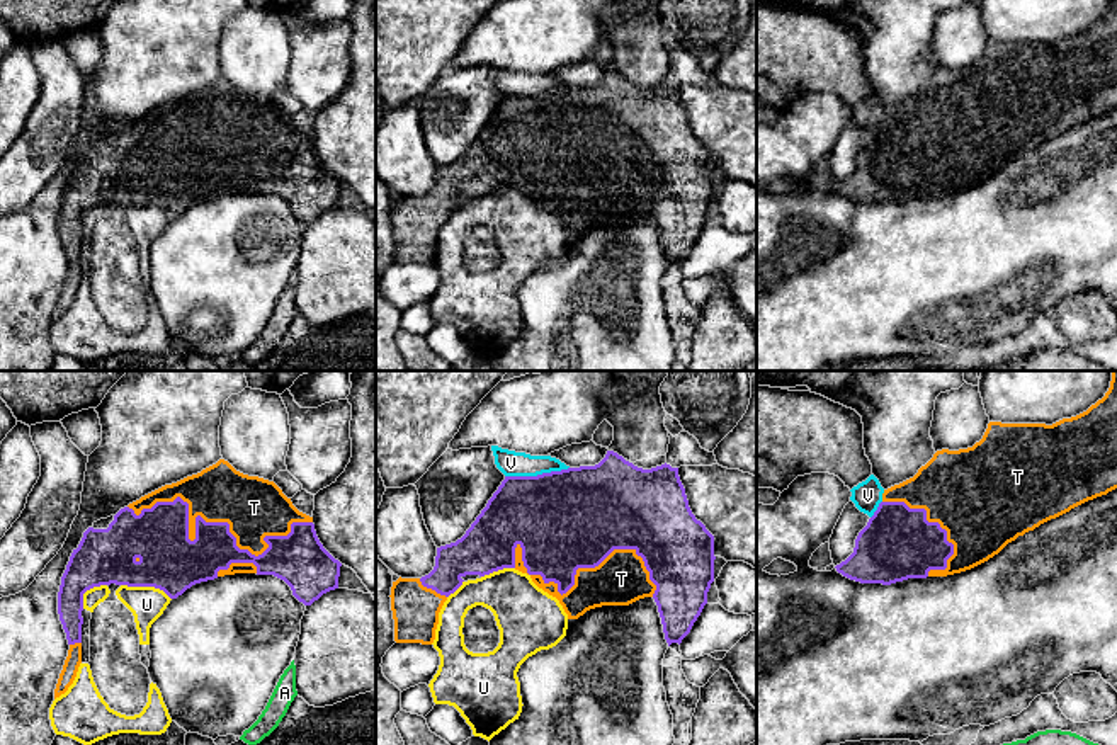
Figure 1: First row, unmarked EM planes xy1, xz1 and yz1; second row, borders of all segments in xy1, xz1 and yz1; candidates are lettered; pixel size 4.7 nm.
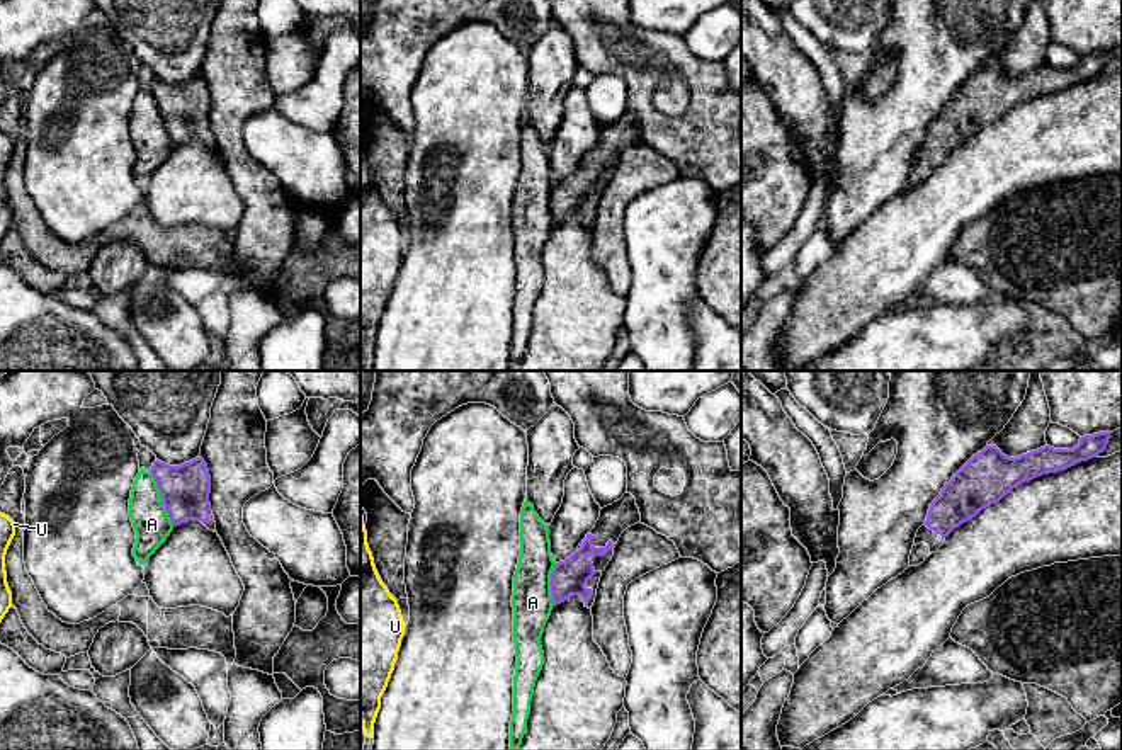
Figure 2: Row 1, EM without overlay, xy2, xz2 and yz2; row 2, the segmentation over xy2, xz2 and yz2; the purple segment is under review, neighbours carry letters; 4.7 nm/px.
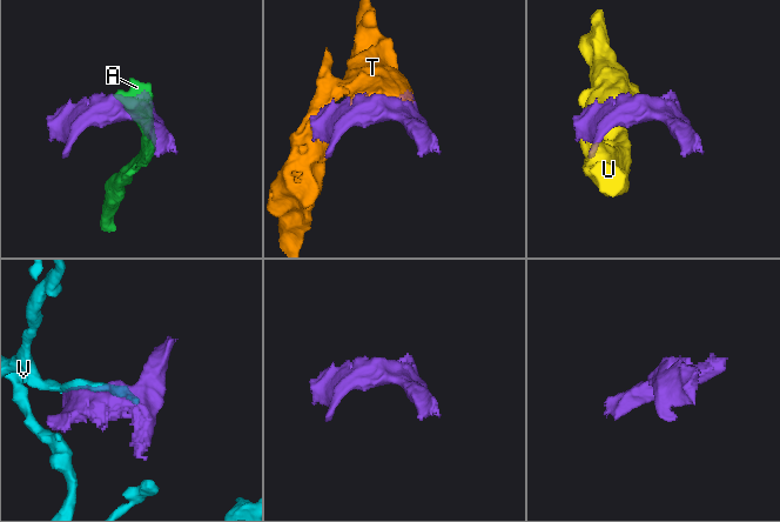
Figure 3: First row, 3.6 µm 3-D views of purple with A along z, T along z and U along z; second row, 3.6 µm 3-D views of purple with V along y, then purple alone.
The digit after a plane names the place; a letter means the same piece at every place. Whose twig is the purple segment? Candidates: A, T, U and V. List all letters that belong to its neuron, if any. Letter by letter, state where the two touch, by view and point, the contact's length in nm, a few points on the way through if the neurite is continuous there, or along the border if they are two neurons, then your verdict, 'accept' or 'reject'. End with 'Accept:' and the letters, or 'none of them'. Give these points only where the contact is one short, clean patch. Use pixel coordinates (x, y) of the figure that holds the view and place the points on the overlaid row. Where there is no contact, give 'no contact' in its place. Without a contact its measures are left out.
A: xy2 (160, 495) | 280 nm | reject
T: xy1 (209, 523) | 900 nm | accept
U: xy1 (147, 585) | 260 nm | reject
V: xz1 (538, 475) | 300 nm | reject
Accept: T

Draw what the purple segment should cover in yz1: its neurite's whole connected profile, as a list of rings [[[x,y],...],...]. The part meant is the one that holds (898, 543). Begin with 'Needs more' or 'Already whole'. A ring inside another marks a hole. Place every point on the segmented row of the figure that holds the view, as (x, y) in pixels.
Needs more. [[[1117,371],[1110,388],[1086,412],[1046,424],[989,422],[972,447],[942,449],[918,473],[882,493],[874,515],[836,572],[860,583],[971,570],[1040,524],[1117,488]]]

